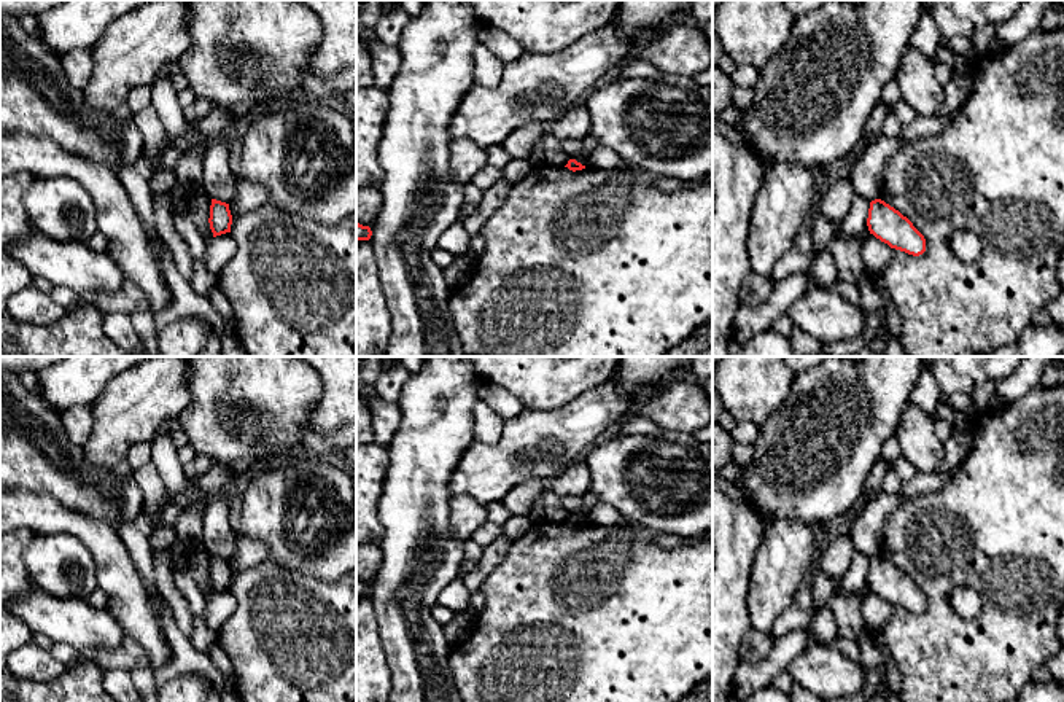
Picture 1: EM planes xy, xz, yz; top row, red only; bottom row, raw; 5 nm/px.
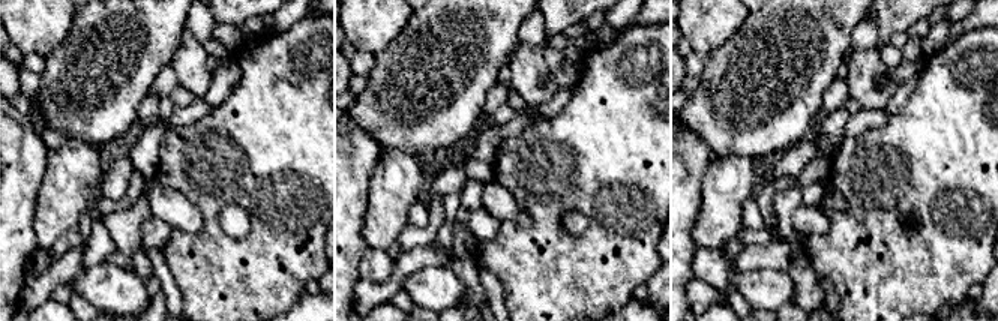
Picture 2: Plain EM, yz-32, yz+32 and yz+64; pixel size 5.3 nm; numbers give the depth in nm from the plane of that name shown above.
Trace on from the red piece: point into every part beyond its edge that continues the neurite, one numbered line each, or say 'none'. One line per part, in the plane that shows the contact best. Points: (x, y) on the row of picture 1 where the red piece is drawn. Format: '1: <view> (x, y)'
none

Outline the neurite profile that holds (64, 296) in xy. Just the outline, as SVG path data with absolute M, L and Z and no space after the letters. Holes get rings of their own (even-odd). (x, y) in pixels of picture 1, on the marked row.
M56 285L49 294L52 296L52 299L56 302L59 302L65 309L73 307L75 301L76 301L75 294L68 288L64 288L59 285Z

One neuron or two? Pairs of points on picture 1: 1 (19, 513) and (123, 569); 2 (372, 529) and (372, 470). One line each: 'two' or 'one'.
1: one
2: one

